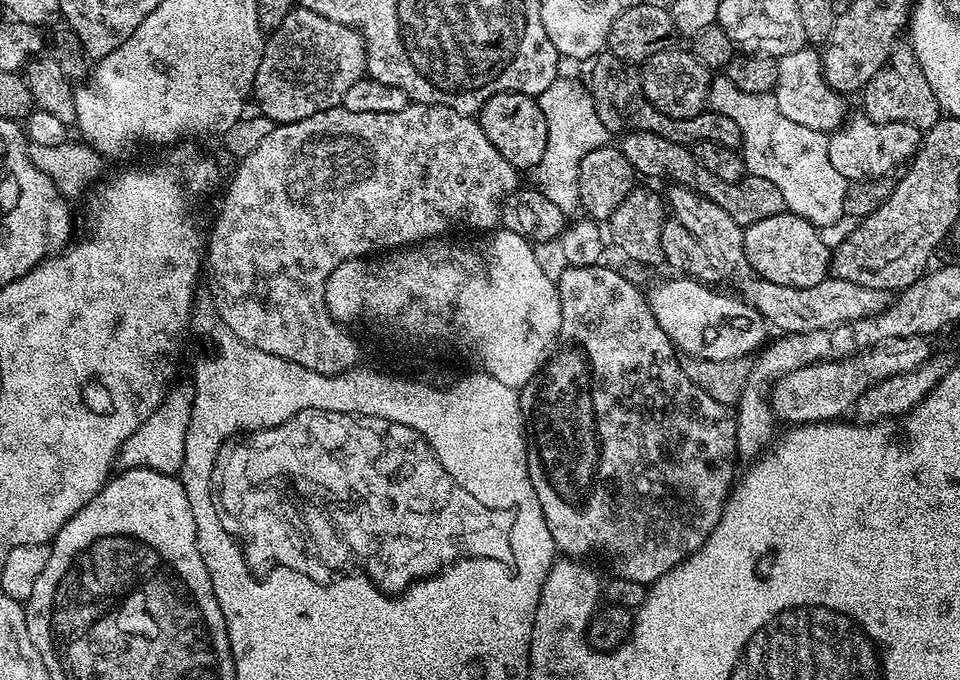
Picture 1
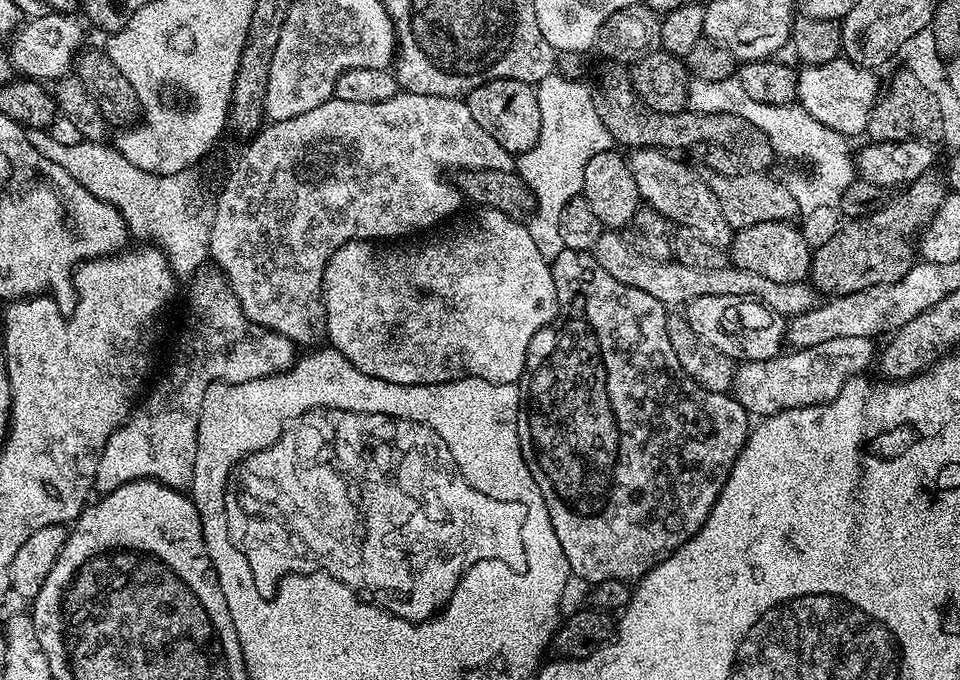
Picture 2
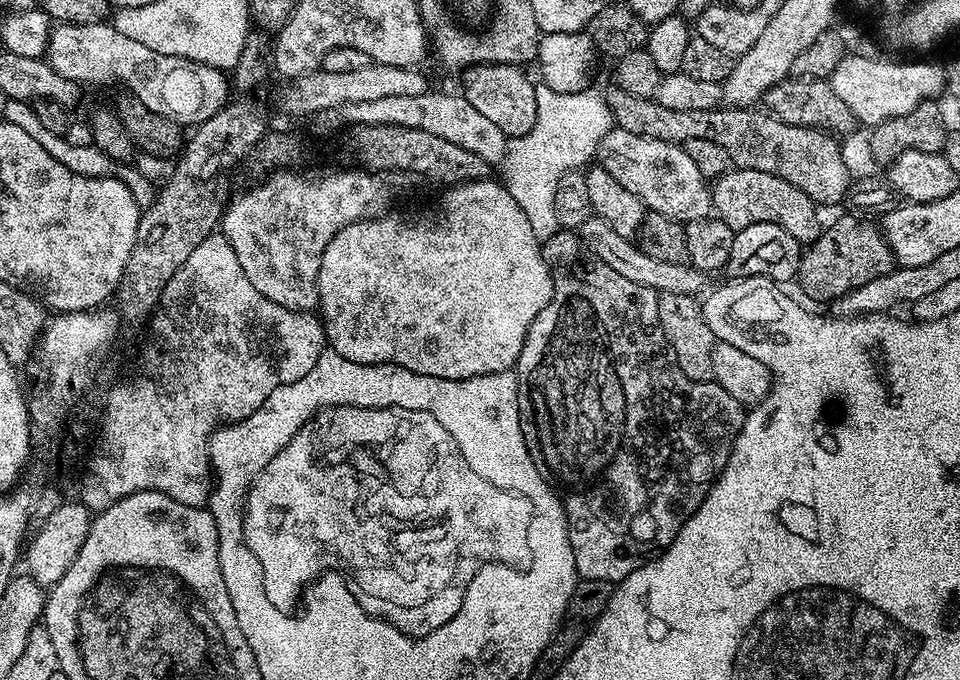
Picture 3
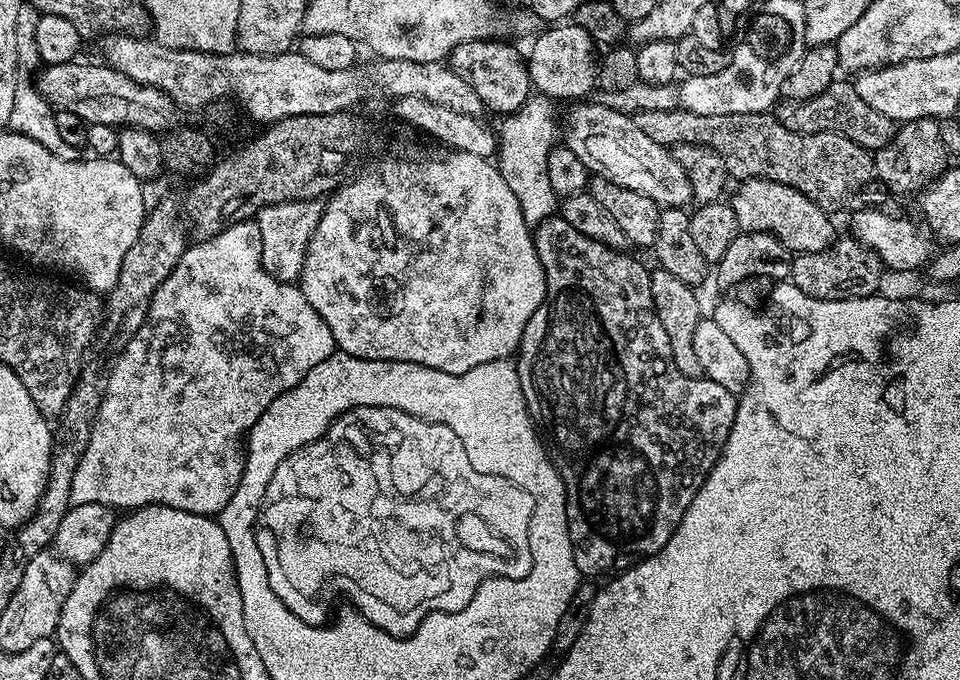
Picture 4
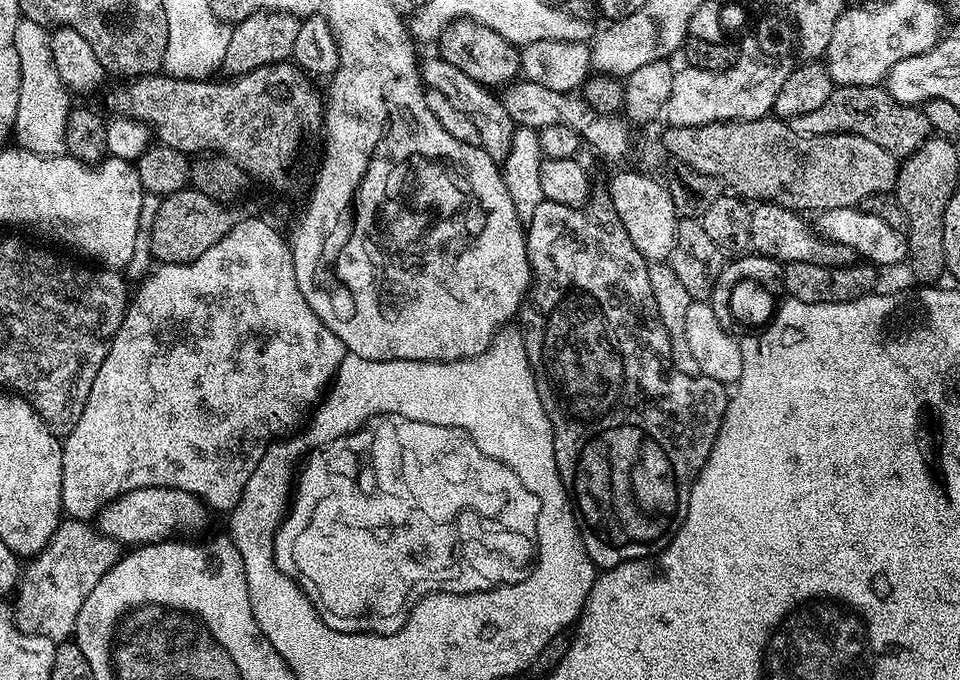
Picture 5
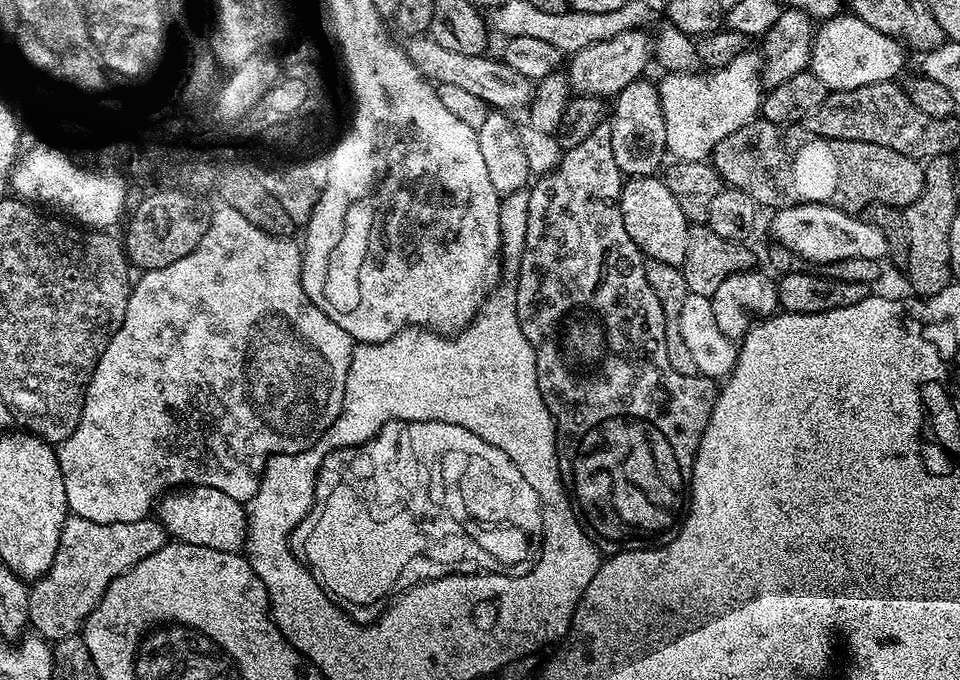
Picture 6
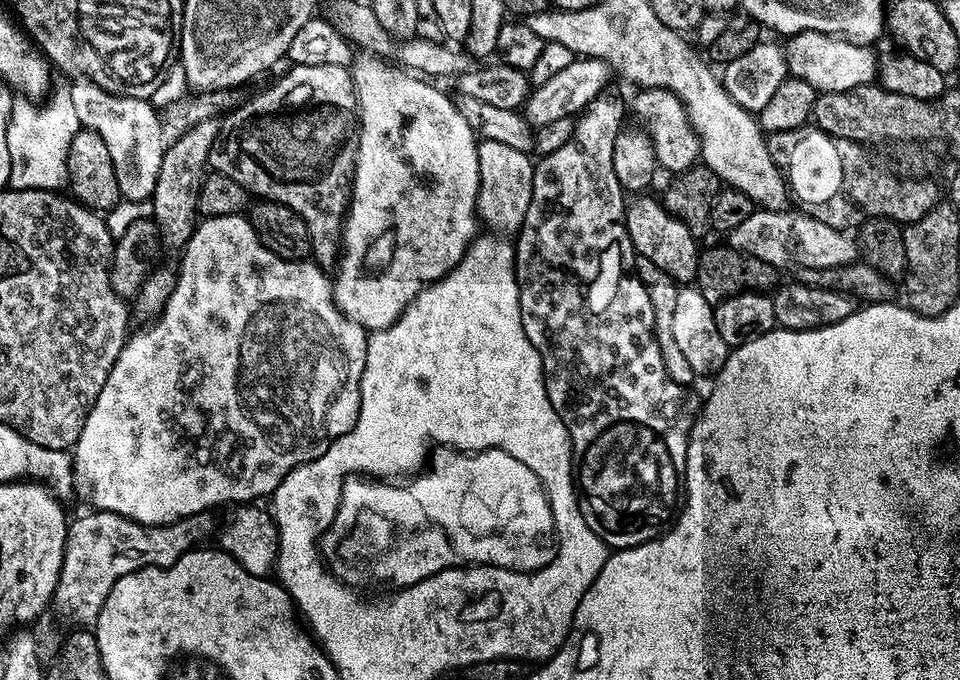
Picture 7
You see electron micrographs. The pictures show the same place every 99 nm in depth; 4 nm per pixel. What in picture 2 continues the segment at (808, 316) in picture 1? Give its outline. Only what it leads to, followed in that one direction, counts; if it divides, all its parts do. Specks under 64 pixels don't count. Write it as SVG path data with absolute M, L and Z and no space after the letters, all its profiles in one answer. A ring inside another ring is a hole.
M604 230L590 252L595 256L598 266L602 266L606 274L610 274L610 278L618 278L618 282L626 286L634 286L634 290L651 294L666 306L673 306L672 304L687 306L693 300L711 296L743 296L760 301L771 312L791 318L815 308L818 303L818 293L808 282L798 284L773 282L771 278L762 278L762 274L754 274L751 270L731 266L718 270L694 270L694 266L647 260L640 254L636 254L627 244L625 237L616 230Z

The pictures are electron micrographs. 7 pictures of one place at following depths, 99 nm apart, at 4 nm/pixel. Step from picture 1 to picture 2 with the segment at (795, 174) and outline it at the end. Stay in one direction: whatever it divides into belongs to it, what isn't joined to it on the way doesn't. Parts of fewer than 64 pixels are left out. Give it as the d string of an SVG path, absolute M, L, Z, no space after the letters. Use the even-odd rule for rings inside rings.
M738 76L721 81L693 77L688 83L687 102L687 109L700 114L733 114L747 120L766 134L773 153L779 159L782 157L786 160L804 160L818 171L818 174L810 174L806 179L789 179L789 188L803 215L807 216L830 206L837 207L846 187L856 178L855 161L849 139L836 130L822 126L799 103L775 106L757 102L743 89Z

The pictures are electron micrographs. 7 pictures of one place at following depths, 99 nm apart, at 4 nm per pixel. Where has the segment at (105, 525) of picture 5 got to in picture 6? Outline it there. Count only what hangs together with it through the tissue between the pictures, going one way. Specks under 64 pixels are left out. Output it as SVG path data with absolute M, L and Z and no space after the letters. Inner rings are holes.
M185 487L169 493L159 501L158 519L161 527L173 541L194 546L206 546L210 550L240 552L248 538L248 513L241 501L222 494L213 488Z

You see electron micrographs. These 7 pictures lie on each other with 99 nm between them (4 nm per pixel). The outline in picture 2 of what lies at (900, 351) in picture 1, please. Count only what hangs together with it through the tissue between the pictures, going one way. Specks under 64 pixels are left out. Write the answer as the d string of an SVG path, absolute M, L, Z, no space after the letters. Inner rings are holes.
M867 336L834 338L818 346L789 351L789 356L781 354L770 360L745 359L737 367L732 379L731 395L736 397L752 418L773 416L791 408L828 404L838 398L846 382L869 371L868 363L871 360L873 363L878 352L878 348L872 344L875 343Z

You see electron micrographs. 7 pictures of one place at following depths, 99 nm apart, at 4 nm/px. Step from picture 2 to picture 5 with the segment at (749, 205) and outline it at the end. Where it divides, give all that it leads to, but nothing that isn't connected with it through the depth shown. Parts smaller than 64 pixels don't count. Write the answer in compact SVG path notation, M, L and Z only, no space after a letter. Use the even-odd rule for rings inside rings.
M757 203L752 208L750 218L751 251L758 256L769 256L781 264L790 262L811 262L813 266L850 266L857 263L855 248L842 246L842 242L827 240L821 236L811 223L807 224L799 211L783 208L781 205Z

